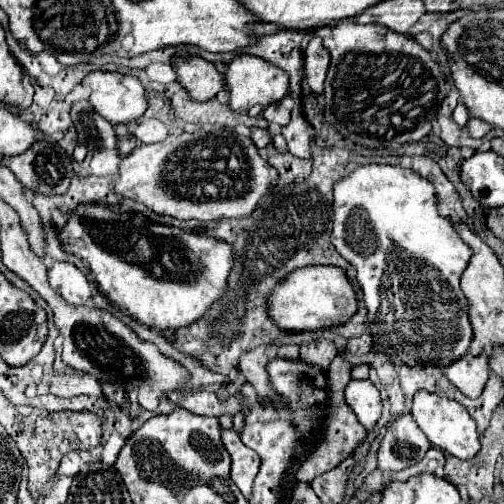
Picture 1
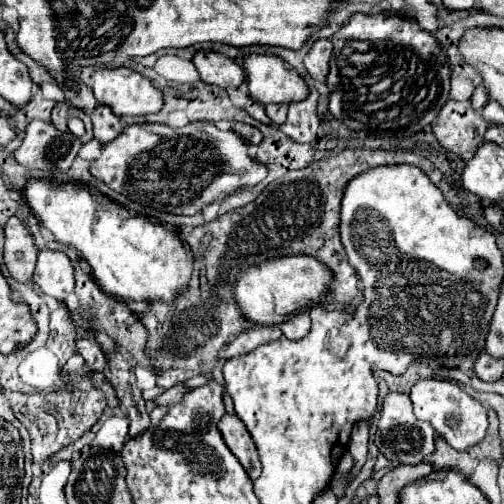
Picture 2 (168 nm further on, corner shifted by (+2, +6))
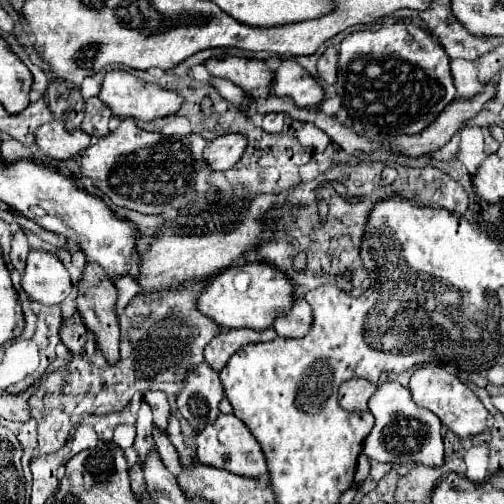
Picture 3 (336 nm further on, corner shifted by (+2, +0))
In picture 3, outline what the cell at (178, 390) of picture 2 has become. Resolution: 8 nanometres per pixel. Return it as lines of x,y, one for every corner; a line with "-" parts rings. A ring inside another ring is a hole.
145,392
145,400
153,410
153,424
165,430
167,418
169,418
169,402
165,392

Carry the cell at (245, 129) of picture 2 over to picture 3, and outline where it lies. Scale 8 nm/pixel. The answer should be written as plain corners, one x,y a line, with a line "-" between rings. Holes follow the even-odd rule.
225,134
209,142
205,148
205,160
213,170
229,170
235,166
245,152
245,136
243,134

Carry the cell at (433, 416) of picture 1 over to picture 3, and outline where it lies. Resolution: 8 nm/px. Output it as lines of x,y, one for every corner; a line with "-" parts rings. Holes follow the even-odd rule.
423,366
423,368
419,368
411,376
409,390
411,390
413,402
419,408
425,408
425,410
431,410
433,414
437,414
441,424
445,428
449,428
453,434
457,434
459,438
477,436
477,434
481,434
487,428
489,412
485,410
481,400
457,376
449,374
443,368
437,368
437,366

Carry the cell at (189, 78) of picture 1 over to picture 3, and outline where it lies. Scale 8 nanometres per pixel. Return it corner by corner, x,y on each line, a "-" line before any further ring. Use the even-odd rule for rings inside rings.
229,56
229,58
209,58
203,62
205,70
213,78
231,80
235,86
251,92
261,86
269,86
269,78
273,78
271,68
267,68
261,60
251,60
243,56

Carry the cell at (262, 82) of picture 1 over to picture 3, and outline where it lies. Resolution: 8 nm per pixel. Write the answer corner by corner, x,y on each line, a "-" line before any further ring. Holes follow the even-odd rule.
283,60
273,72
269,94
277,98
291,98
295,106
315,108
323,100
323,88
293,60

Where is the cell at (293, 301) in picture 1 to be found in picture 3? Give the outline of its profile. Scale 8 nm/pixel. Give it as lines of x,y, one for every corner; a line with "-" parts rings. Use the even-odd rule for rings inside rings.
251,262
245,266
235,266
213,278
205,292
199,296
199,310
215,320
223,328
251,328
267,330
273,326
273,318
289,312
295,302
295,286
291,278
275,266
263,262

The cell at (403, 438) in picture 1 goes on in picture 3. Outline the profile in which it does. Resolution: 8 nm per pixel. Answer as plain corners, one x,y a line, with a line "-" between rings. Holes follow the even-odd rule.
385,382
369,400
369,410
375,416
375,426
365,438
363,454
377,462
391,464
423,464
439,468
443,464
441,422
429,410
417,408
407,388
399,382

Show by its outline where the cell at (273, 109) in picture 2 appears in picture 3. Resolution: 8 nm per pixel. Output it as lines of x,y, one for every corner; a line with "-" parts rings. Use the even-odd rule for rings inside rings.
271,112
263,116
263,128
269,134
279,134
283,130
283,114
281,112

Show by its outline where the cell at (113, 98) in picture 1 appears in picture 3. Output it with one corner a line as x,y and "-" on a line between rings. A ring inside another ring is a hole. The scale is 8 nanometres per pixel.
111,70
105,74
103,82
101,82
101,92
99,92
99,100
103,100
111,112
119,118
135,118
135,120
143,120
149,122
153,118
159,116
169,116
175,114
179,110
179,106
183,104
183,98
177,96
171,90
165,90
157,84
149,84
139,80
137,76
133,76
131,72
125,70

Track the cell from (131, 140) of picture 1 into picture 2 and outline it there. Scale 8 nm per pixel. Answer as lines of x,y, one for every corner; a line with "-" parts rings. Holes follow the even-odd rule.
97,104
97,108
91,112
91,122
93,122
93,134
101,144
117,138
119,132
123,132
119,118
111,112
109,106
103,104

